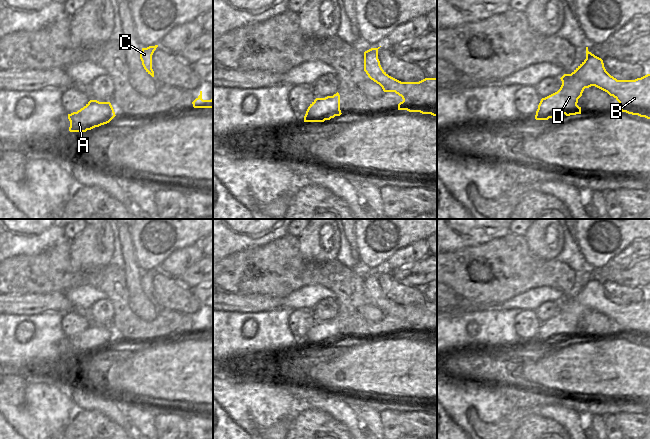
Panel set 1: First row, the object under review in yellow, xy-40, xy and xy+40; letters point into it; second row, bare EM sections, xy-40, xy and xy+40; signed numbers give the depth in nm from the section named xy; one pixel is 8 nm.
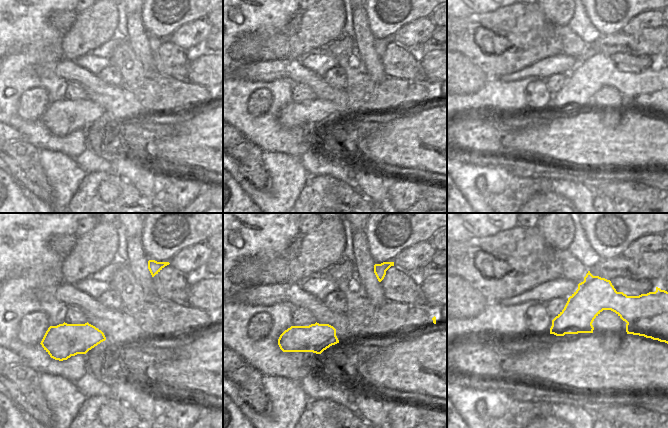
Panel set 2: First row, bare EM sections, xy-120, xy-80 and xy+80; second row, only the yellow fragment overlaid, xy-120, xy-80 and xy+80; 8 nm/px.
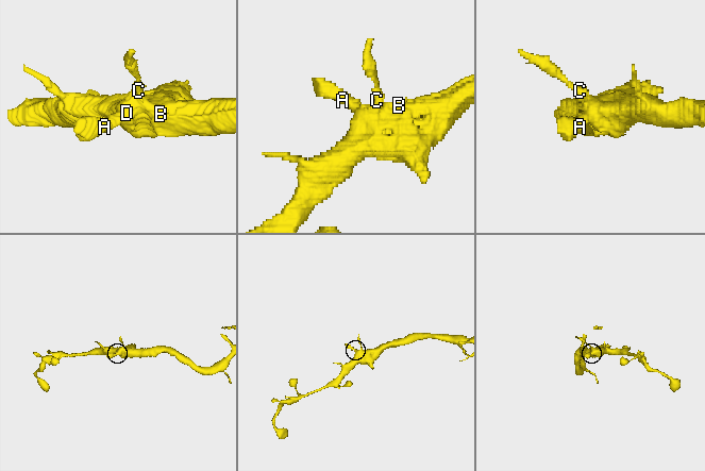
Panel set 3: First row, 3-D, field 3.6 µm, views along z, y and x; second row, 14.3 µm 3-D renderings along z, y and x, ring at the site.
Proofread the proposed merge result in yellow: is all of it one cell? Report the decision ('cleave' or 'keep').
keep

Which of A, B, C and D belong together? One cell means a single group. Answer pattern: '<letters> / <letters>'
A B C D

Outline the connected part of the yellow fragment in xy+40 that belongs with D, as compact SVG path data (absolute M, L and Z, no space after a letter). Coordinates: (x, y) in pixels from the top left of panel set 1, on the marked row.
M586 47L586 59L571 74L564 74L560 79L562 81L560 89L541 99L535 115L536 120L548 120L561 114L566 116L581 114L581 107L577 105L578 99L584 89L591 86L613 96L619 102L619 111L650 119L650 74L635 80L617 80L606 71L603 60L589 52Z

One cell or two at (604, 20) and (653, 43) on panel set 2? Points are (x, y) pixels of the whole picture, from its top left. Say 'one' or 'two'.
two

